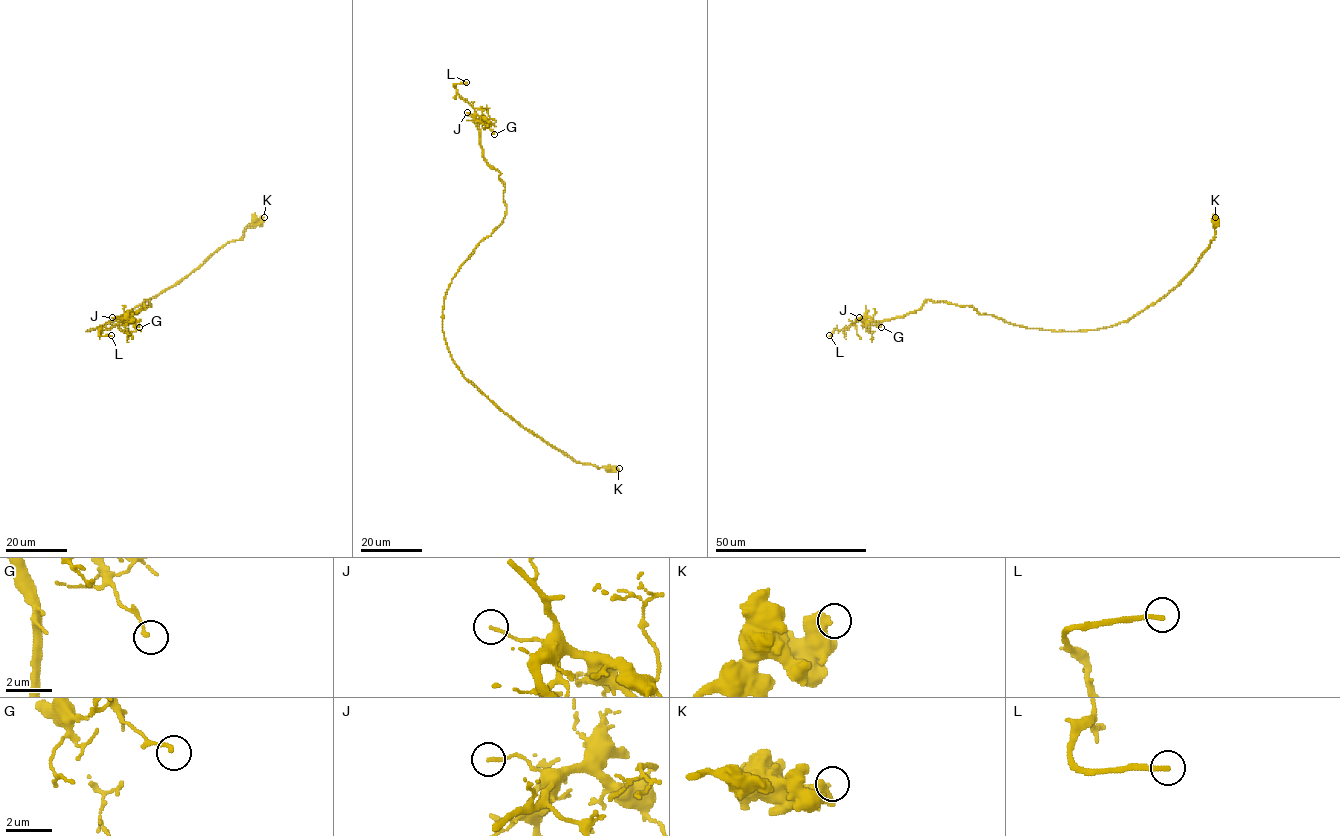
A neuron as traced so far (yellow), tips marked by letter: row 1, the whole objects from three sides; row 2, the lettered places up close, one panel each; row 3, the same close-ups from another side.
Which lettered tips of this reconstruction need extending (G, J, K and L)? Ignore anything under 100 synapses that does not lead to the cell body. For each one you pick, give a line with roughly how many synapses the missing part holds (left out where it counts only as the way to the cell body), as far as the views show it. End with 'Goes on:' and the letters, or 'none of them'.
Goes on: L

